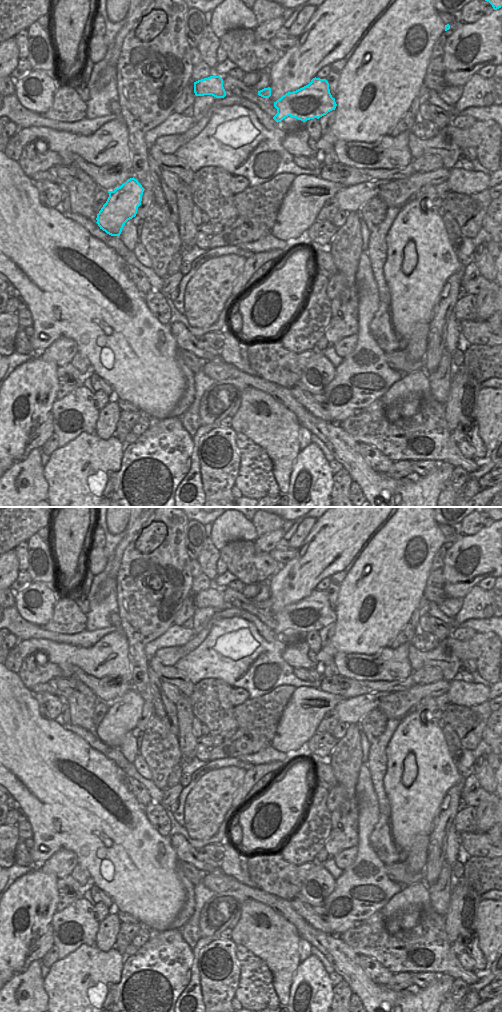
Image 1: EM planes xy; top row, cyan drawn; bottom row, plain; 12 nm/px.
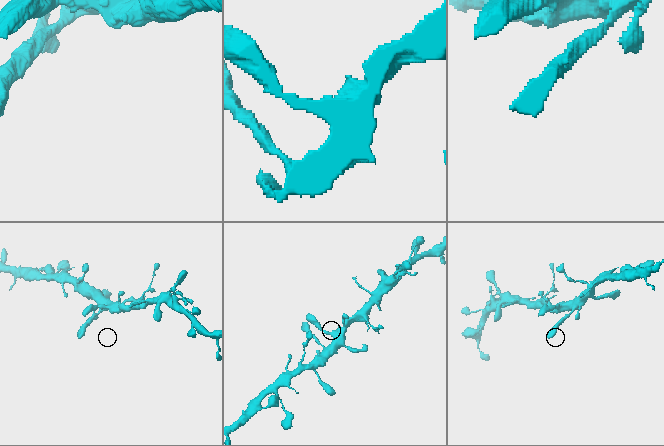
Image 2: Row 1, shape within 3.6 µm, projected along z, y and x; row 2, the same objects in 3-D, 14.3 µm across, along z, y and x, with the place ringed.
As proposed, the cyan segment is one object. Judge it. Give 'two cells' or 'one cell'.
one cell

